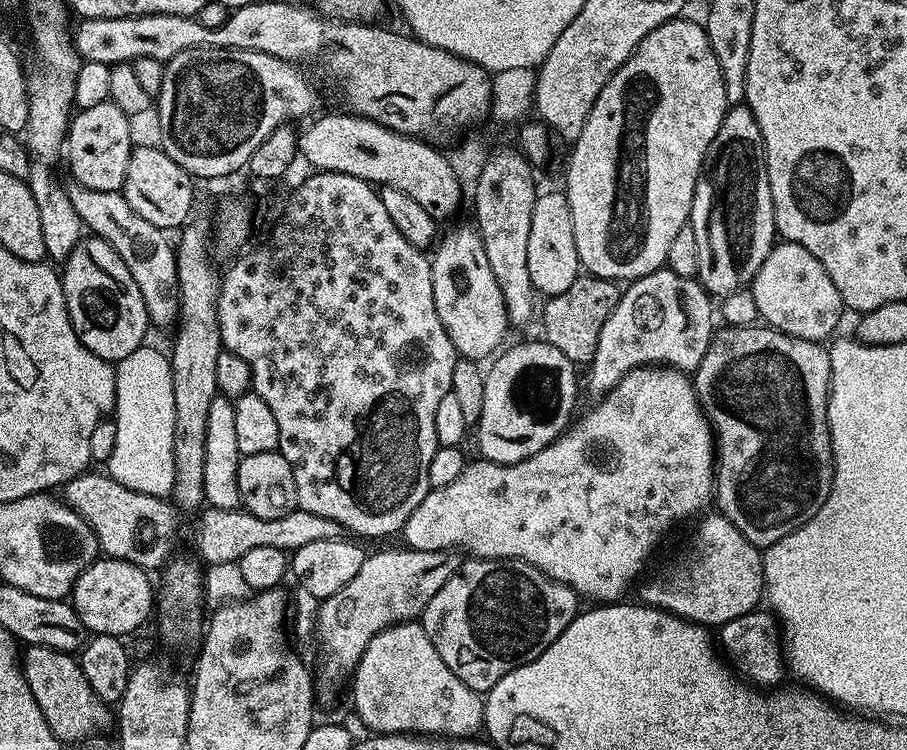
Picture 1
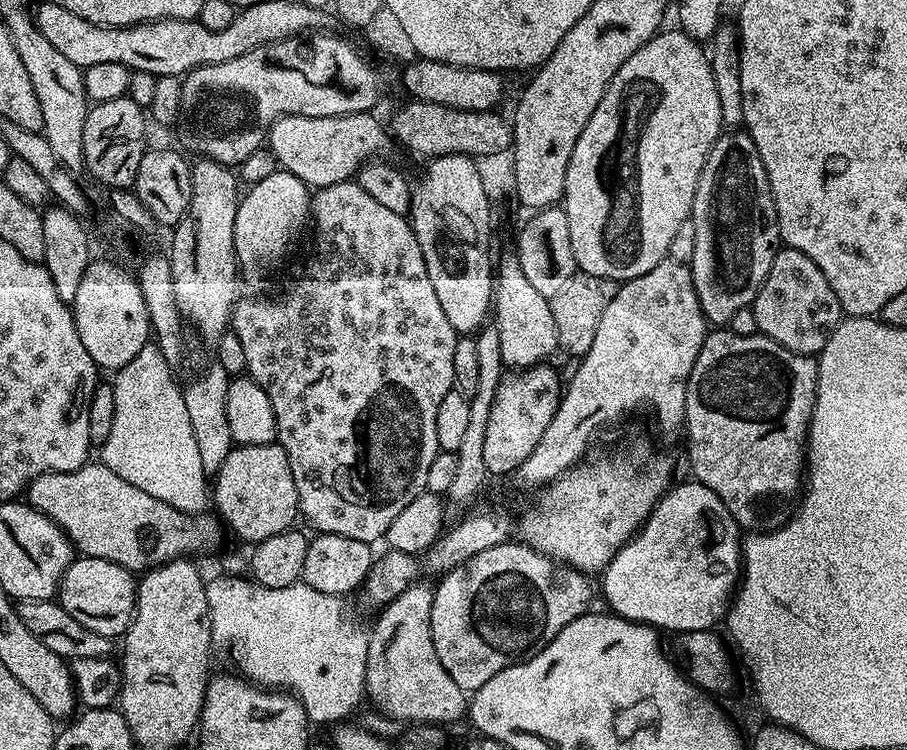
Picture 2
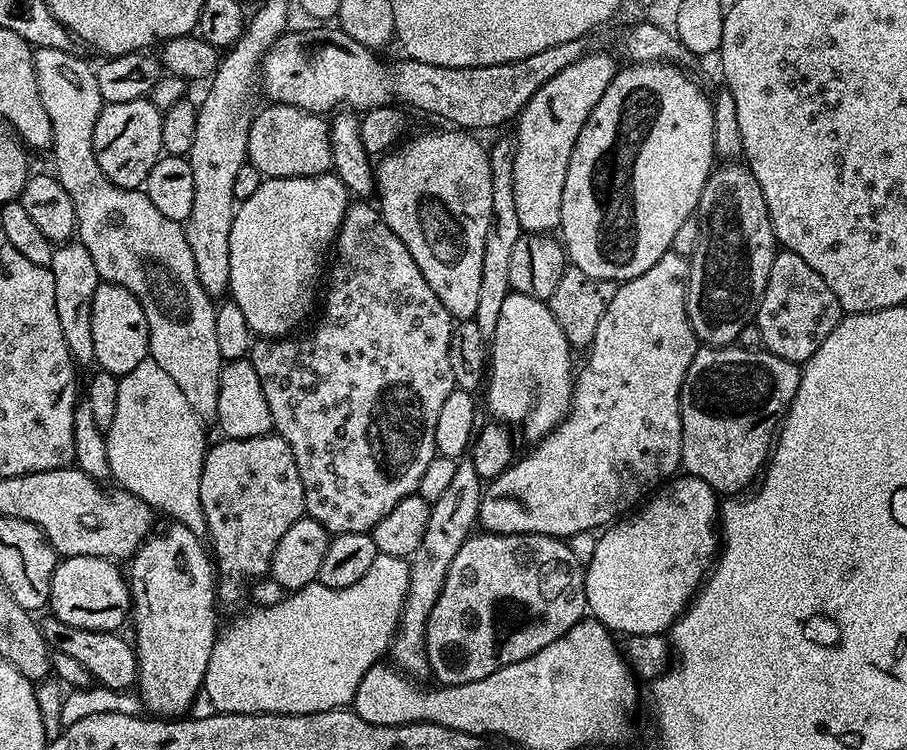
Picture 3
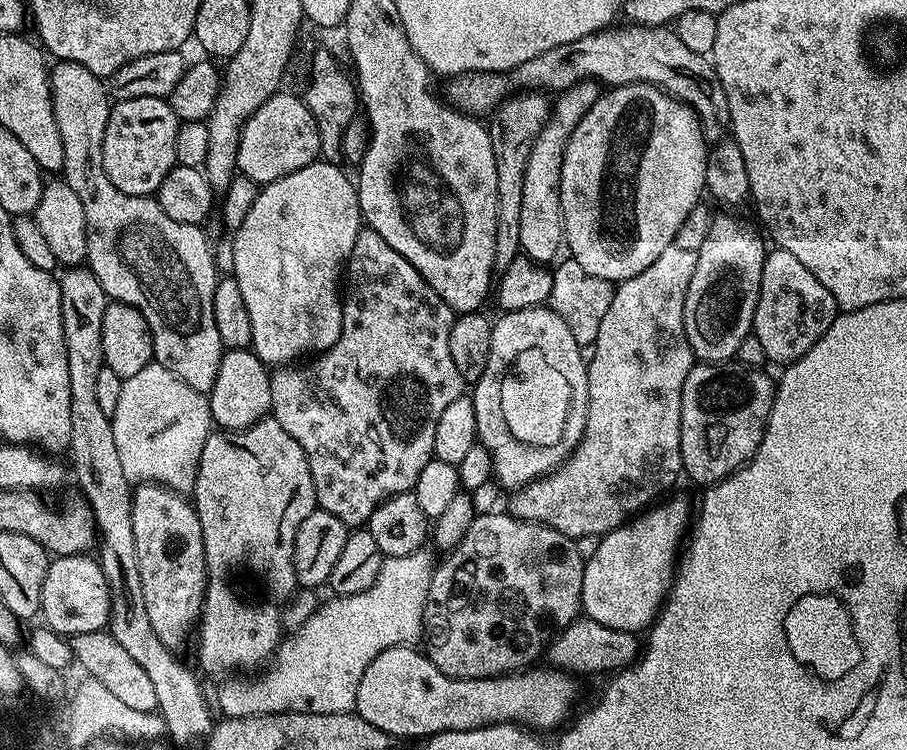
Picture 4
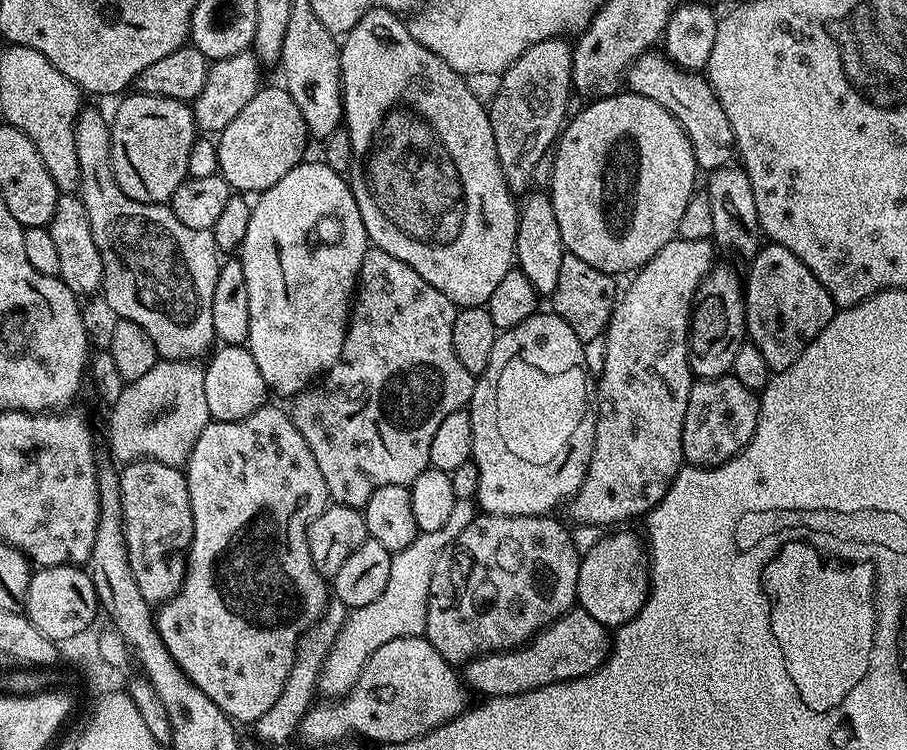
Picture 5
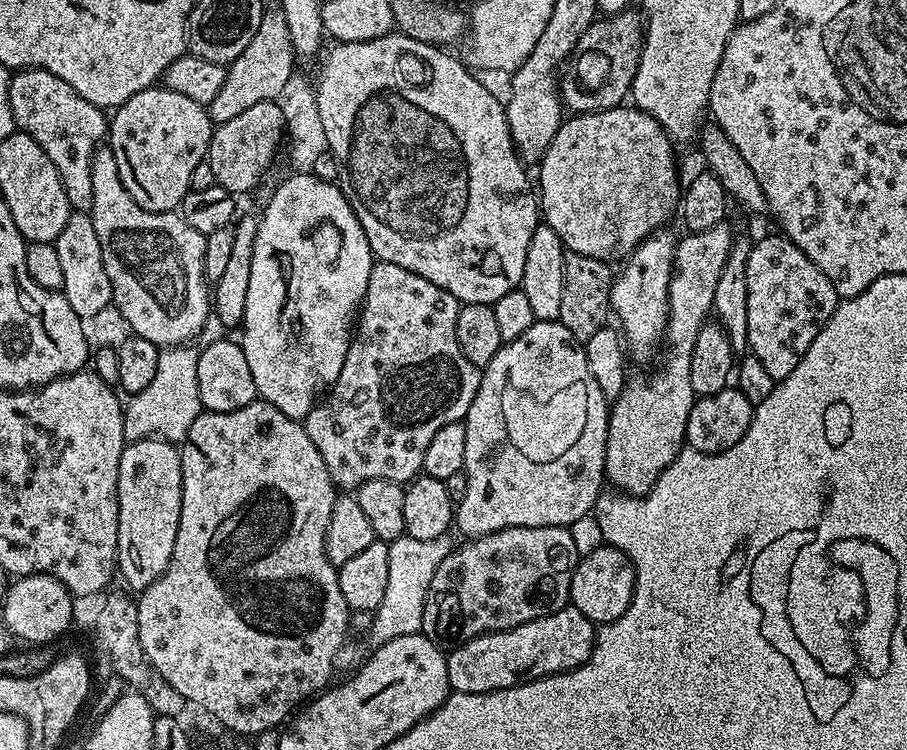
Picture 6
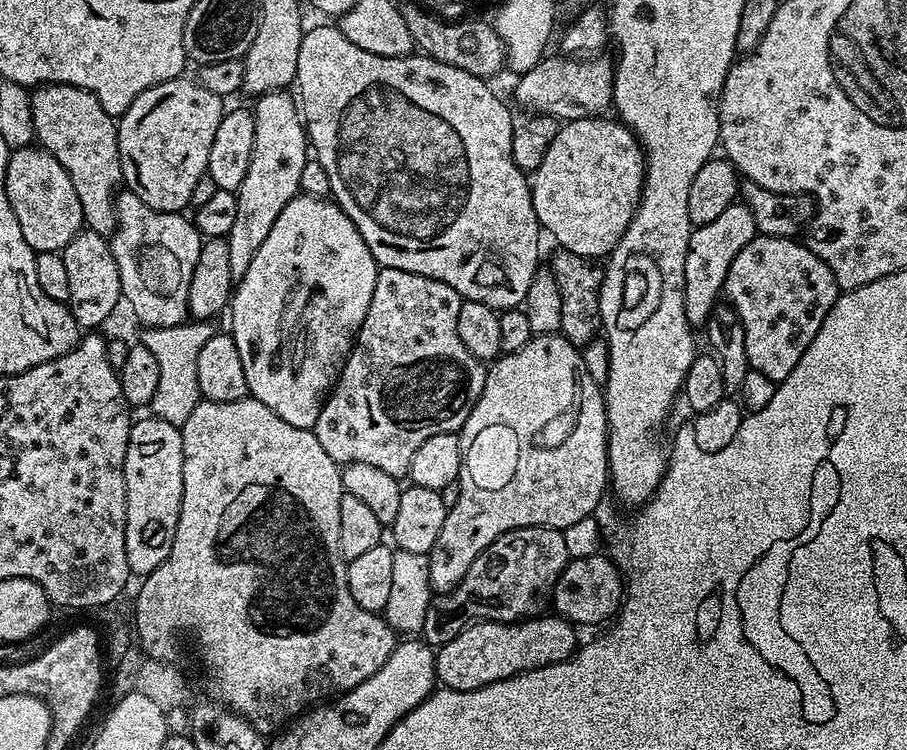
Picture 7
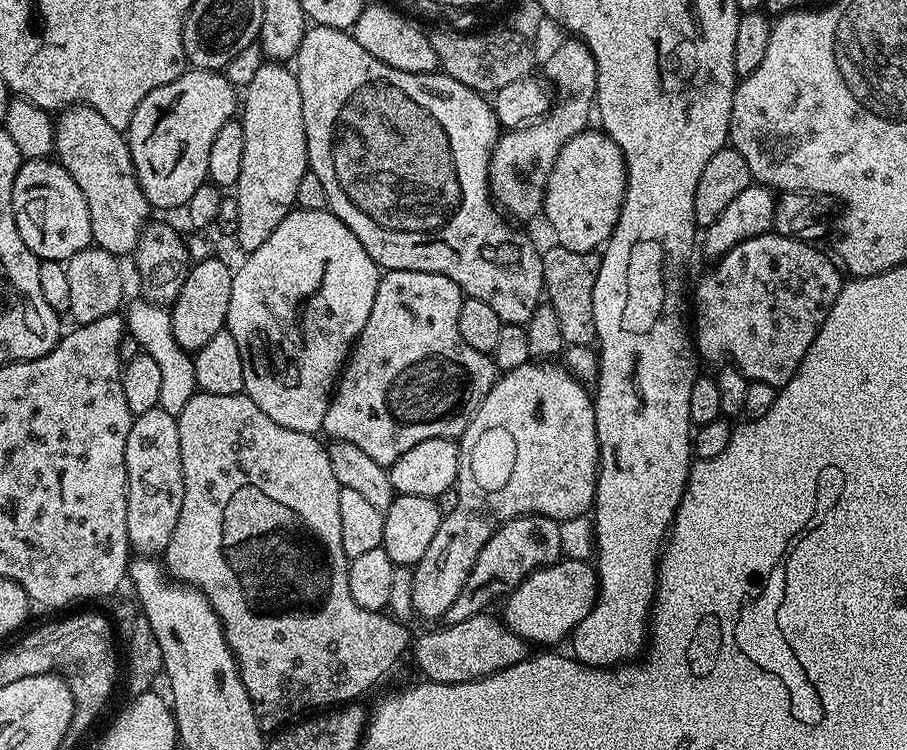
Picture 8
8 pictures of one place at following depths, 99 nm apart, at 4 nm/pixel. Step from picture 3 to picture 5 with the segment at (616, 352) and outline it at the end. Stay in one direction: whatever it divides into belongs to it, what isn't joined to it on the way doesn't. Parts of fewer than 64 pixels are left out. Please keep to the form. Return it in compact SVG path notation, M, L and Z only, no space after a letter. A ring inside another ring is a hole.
M674 239L666 242L654 258L645 264L631 277L632 285L628 288L628 293L619 297L618 303L612 310L612 321L602 337L604 344L604 365L598 372L598 383L596 389L596 433L594 434L594 454L590 458L590 466L578 494L572 497L567 505L566 511L573 516L576 524L599 524L601 526L620 526L623 520L632 520L635 516L647 517L652 509L662 502L666 490L674 482L674 478L679 474L682 465L685 463L684 451L682 450L682 426L684 425L684 415L686 414L686 402L690 398L690 390L694 383L692 368L688 365L688 329L692 323L692 301L696 298L696 291L700 289L700 284L708 277L708 271L717 263L718 252L712 240L682 240Z

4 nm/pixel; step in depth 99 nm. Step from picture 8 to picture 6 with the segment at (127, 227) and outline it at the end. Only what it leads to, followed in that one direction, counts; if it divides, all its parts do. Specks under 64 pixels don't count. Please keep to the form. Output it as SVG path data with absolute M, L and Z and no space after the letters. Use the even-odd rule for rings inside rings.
M22 68L13 75L10 82L10 110L14 110L16 127L19 131L30 134L42 150L46 150L46 158L54 162L54 170L58 170L58 178L62 178L62 190L66 190L66 198L73 212L91 213L94 202L94 182L90 180L90 166L97 148L108 135L109 117L105 109L94 106L74 90L58 74L50 74L41 68Z

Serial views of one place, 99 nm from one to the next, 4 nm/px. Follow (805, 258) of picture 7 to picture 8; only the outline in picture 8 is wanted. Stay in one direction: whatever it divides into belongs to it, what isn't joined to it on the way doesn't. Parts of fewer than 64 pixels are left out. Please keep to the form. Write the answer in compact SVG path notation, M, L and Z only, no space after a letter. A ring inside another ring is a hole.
M773 230L761 236L744 240L738 246L731 248L725 256L719 257L719 259L713 263L716 265L696 284L696 328L694 324L695 351L699 353L701 357L729 356L729 358L732 359L729 361L731 361L736 369L739 370L749 382L757 380L758 382L764 382L770 386L774 386L778 390L783 388L786 382L790 382L790 378L794 378L794 374L798 370L802 358L806 358L806 350L810 350L810 342L814 342L814 338L818 334L822 322L826 322L826 314L830 314L830 306L834 306L834 302L840 293L842 272L838 267L837 261L833 259L827 251L824 251L825 253L819 252L816 248L819 247L817 247L815 243L779 236L779 234Z

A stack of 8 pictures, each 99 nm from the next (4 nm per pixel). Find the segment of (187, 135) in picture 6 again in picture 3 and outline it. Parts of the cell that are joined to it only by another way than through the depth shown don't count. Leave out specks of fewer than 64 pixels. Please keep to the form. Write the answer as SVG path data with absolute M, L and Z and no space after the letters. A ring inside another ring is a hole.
M148 98L105 104L98 114L98 123L92 135L94 154L98 158L98 166L102 166L102 174L106 174L106 178L110 178L110 182L119 188L139 189L164 152L163 121L161 109L155 108Z

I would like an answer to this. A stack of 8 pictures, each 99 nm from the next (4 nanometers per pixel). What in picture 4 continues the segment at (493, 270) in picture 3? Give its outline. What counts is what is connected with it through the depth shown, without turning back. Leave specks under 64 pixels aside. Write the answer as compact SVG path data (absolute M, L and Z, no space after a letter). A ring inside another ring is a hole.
M524 90L519 94L509 96L492 113L490 123L487 125L490 142L494 150L494 166L498 166L498 218L496 219L495 267L500 270L508 268L510 262L514 262L514 258L521 255L518 226L520 225L520 215L522 214L522 186L525 185L526 164L530 162L530 152L540 132L543 131L544 124L547 123L550 113L550 100L547 100L544 96L547 95L540 90Z

